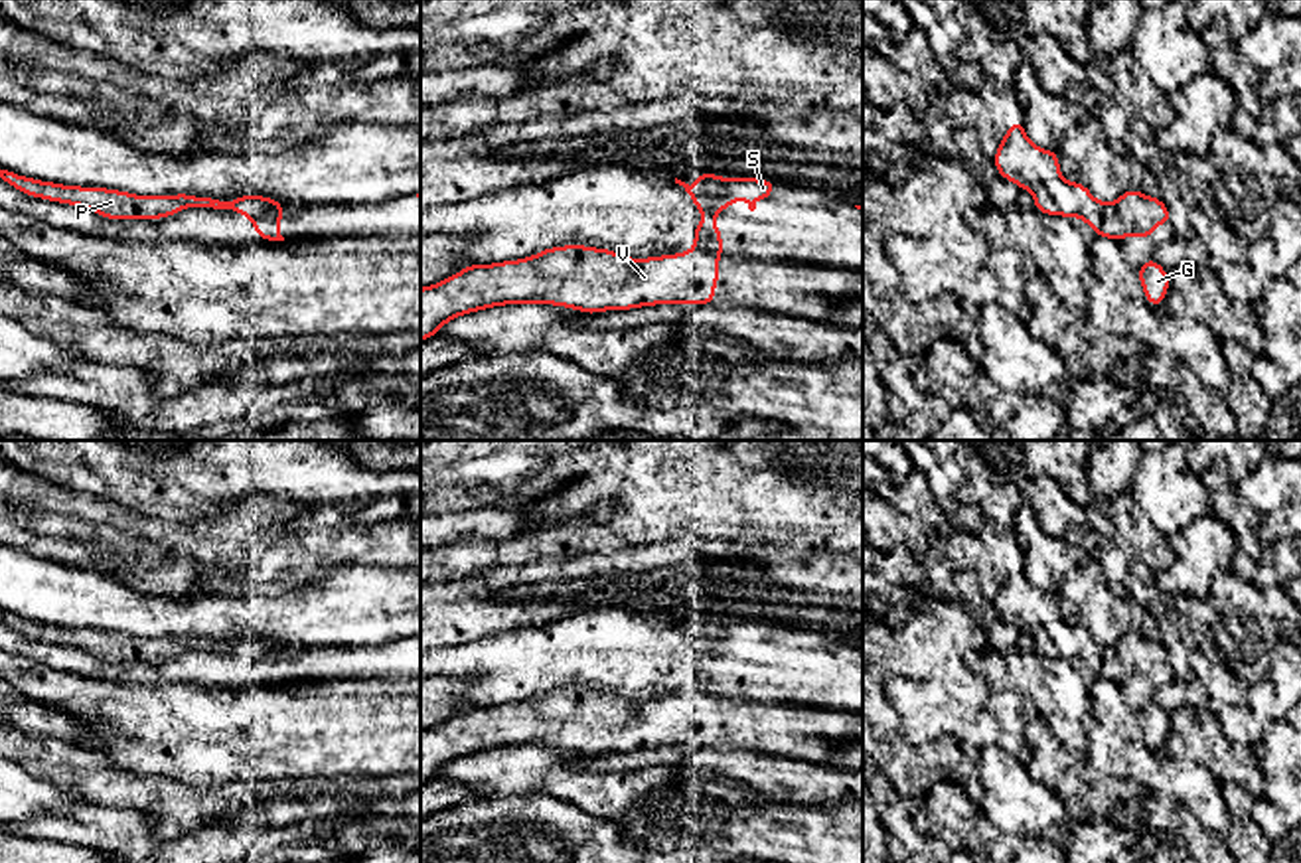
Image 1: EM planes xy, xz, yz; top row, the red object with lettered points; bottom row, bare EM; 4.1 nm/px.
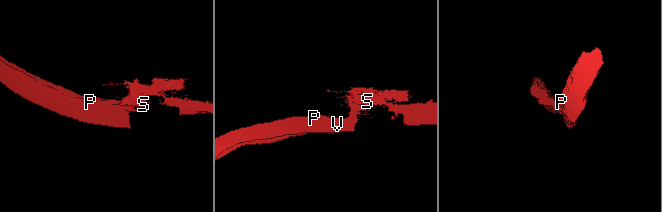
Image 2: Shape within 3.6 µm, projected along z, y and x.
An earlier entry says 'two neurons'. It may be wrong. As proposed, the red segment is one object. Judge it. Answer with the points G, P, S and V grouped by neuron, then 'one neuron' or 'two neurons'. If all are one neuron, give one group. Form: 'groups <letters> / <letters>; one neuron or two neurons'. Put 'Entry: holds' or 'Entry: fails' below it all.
groups G P V / S; two neurons
Entry: holds

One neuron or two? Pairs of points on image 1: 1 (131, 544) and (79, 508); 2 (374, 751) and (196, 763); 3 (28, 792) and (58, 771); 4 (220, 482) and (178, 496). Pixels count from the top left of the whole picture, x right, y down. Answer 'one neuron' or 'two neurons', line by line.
1: two neurons
2: one neuron
3: two neurons
4: one neuron

